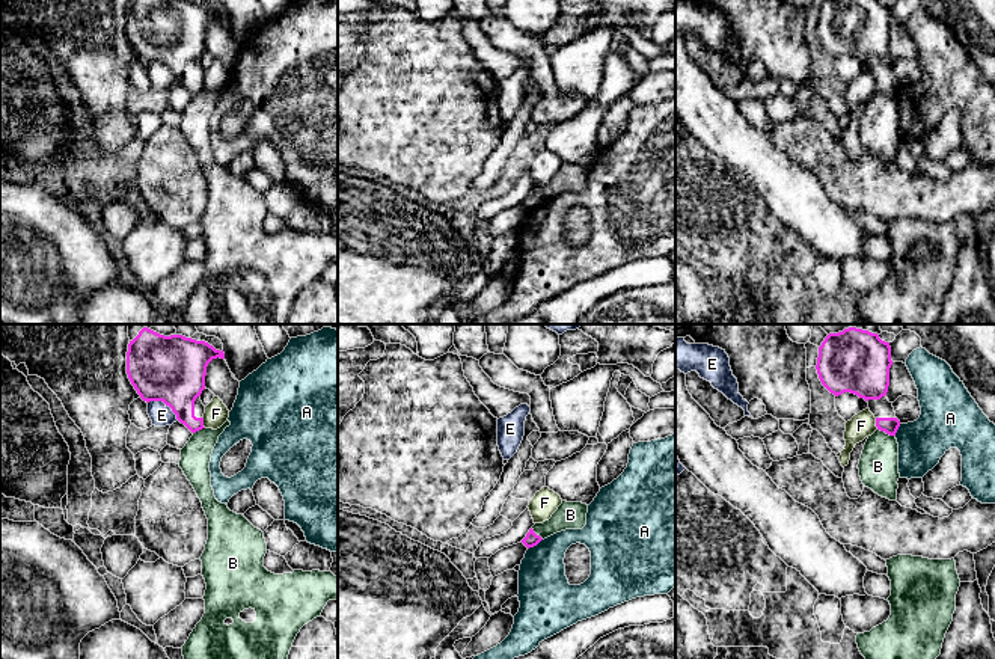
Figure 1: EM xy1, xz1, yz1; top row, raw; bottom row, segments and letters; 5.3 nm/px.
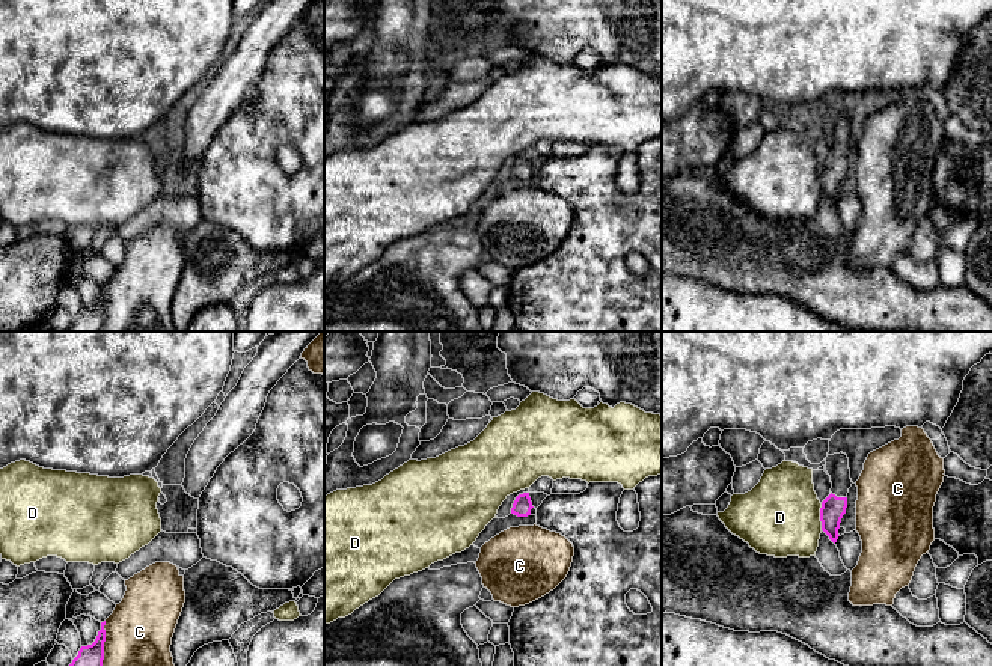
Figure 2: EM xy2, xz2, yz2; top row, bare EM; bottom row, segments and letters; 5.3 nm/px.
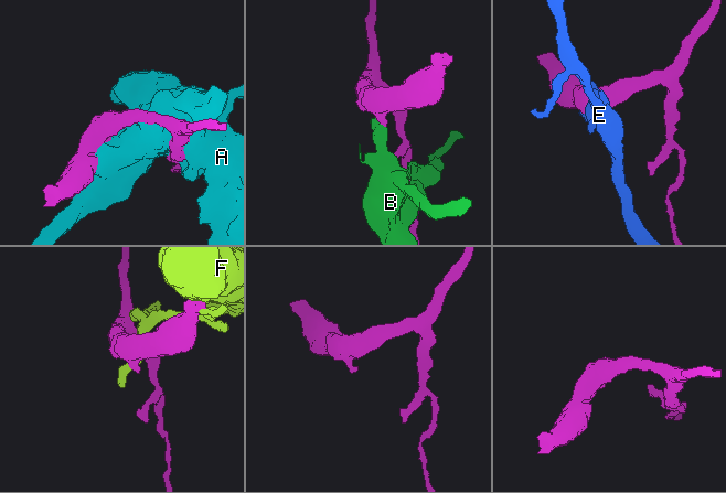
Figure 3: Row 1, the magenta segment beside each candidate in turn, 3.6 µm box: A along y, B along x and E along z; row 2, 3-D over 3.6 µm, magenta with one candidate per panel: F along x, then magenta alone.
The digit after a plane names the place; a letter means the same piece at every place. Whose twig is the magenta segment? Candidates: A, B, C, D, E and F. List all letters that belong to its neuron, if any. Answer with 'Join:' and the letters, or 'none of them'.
Join: none of them

